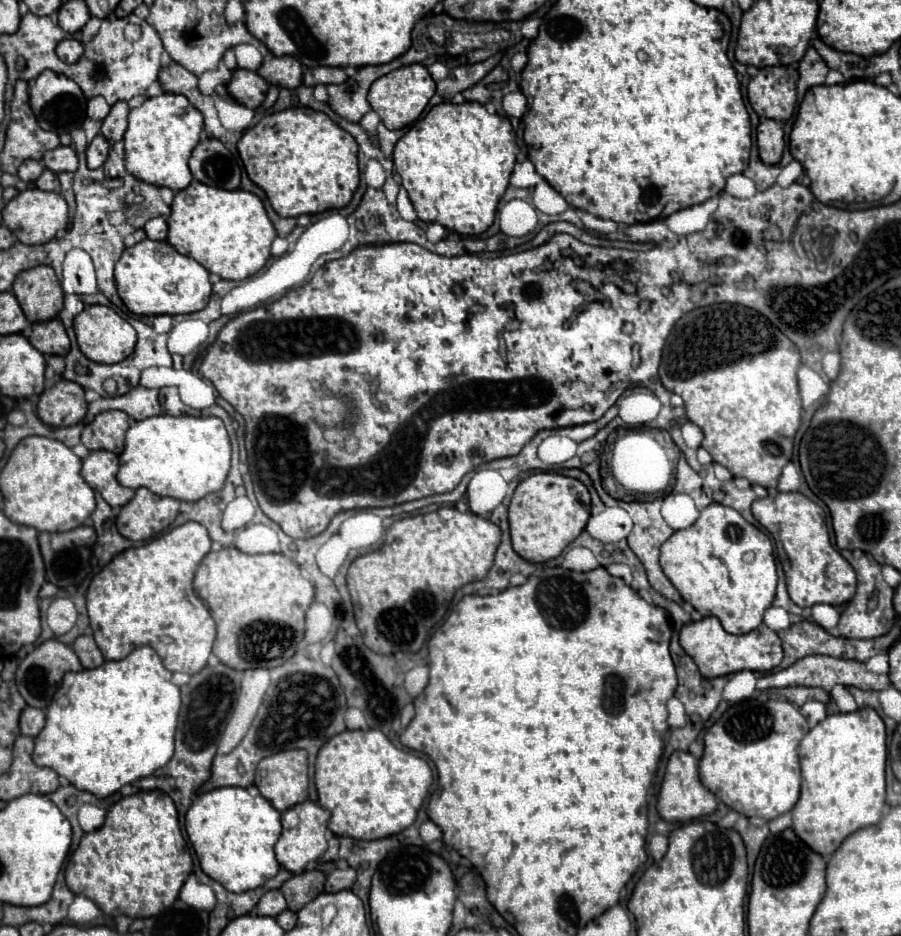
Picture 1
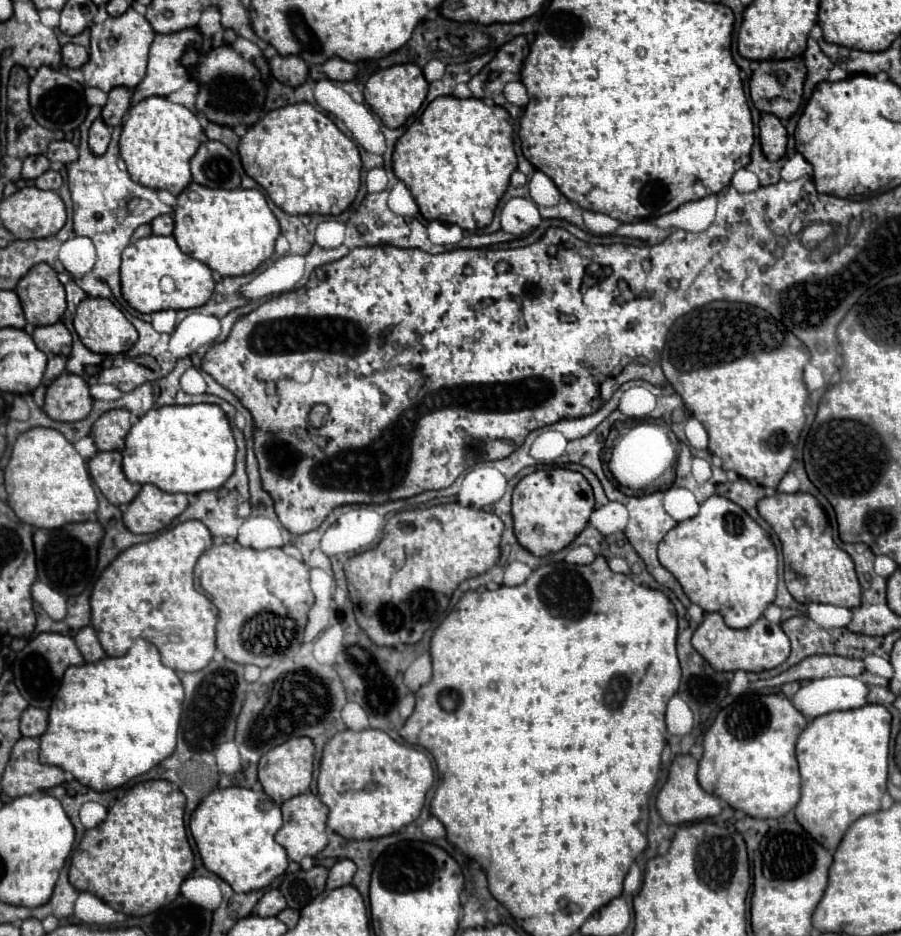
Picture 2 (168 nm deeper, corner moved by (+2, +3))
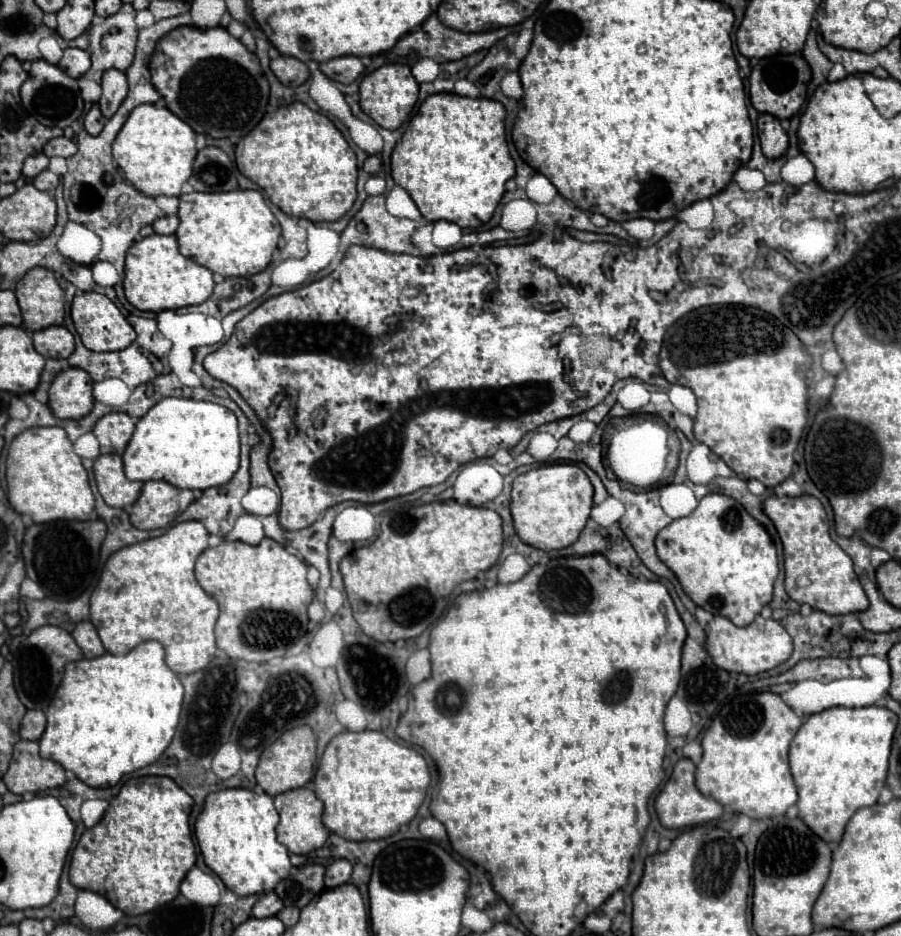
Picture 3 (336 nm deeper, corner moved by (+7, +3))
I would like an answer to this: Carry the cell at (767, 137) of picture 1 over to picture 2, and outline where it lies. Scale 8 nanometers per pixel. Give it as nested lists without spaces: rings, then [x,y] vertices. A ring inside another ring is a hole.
[[[762,115],[758,129],[760,129],[760,145],[764,155],[770,161],[778,161],[784,155],[786,141],[788,141],[784,125],[774,115]]]

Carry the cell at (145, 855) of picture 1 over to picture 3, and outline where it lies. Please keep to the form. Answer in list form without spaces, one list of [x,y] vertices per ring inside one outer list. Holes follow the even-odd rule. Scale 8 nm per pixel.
[[[147,775],[125,781],[103,819],[75,845],[69,879],[79,889],[101,893],[127,915],[143,915],[171,903],[197,859],[189,827],[191,807],[193,799],[171,777]]]

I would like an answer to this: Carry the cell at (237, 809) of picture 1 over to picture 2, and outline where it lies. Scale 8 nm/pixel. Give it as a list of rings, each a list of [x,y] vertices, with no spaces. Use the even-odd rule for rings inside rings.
[[[259,781],[252,789],[216,789],[200,801],[190,817],[190,833],[196,841],[204,867],[224,879],[236,893],[262,889],[288,867],[286,851],[274,841],[276,831],[282,827],[280,807],[266,793],[262,793],[262,797],[256,793],[262,790]]]

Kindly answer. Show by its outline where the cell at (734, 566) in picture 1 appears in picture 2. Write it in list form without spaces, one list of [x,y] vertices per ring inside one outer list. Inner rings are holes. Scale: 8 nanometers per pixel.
[[[720,495],[708,497],[700,505],[700,513],[696,517],[678,523],[674,529],[670,529],[670,533],[666,533],[662,545],[658,547],[658,559],[678,579],[692,603],[700,605],[706,613],[722,613],[724,623],[732,629],[750,627],[754,621],[762,617],[764,609],[776,597],[778,557],[774,543],[770,541],[768,533],[740,505],[734,505],[732,501]]]

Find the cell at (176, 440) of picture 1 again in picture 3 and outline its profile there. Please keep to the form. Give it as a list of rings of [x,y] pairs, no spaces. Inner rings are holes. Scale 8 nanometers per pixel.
[[[167,397],[137,421],[137,429],[123,453],[125,475],[131,481],[163,479],[181,489],[209,489],[225,485],[239,469],[237,417],[223,405],[183,397]]]

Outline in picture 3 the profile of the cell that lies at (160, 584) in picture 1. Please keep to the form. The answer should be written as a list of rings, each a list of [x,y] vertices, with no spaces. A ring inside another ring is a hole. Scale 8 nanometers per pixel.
[[[183,521],[169,527],[159,537],[119,549],[107,559],[99,585],[91,595],[91,621],[109,653],[123,655],[143,641],[155,639],[165,647],[165,663],[177,673],[179,681],[183,675],[195,673],[209,665],[217,653],[215,625],[219,619],[219,603],[201,589],[193,573],[197,557],[209,547],[207,539],[209,533],[199,521]]]

